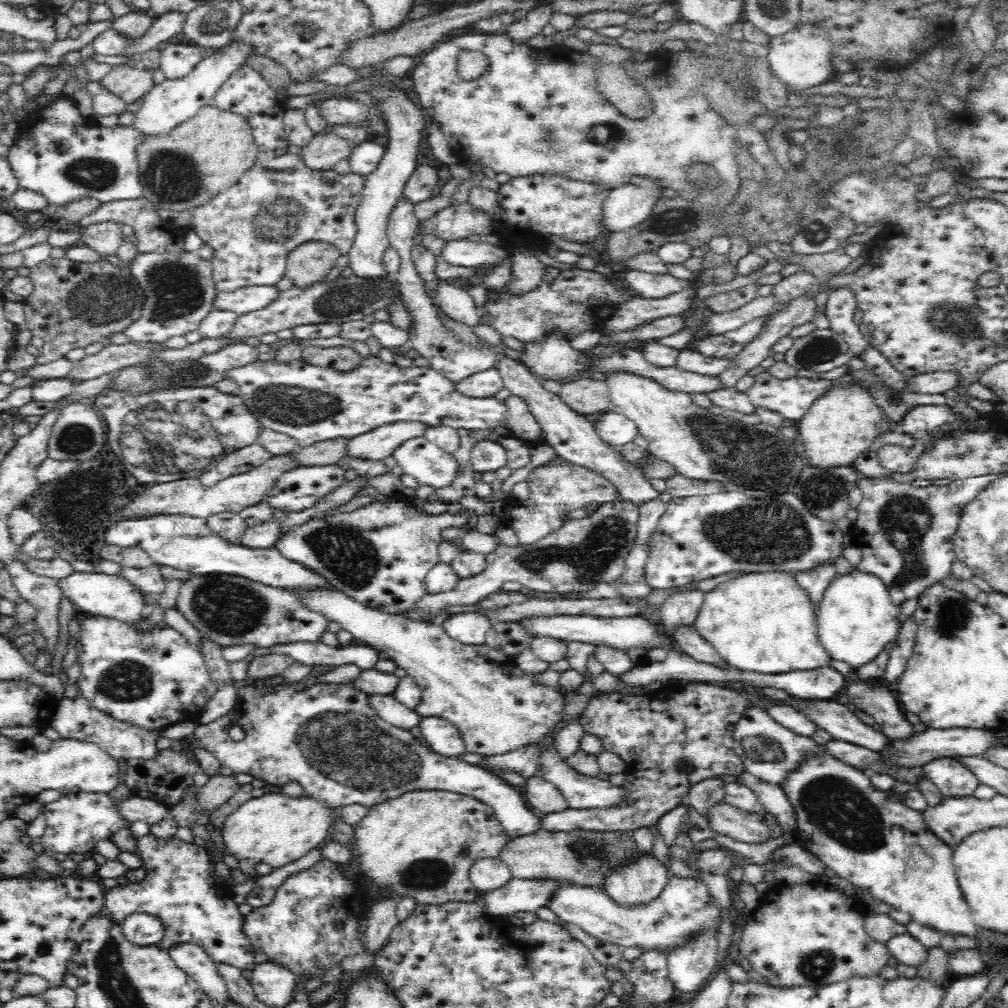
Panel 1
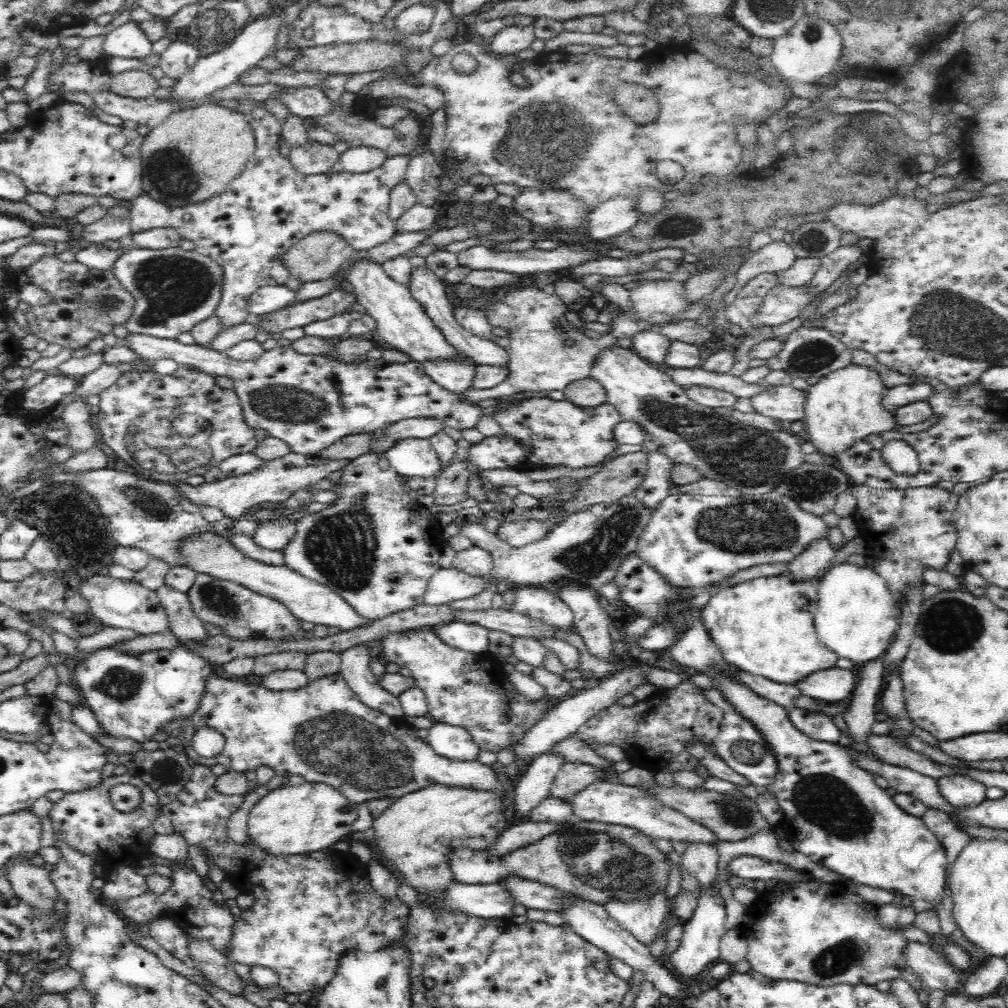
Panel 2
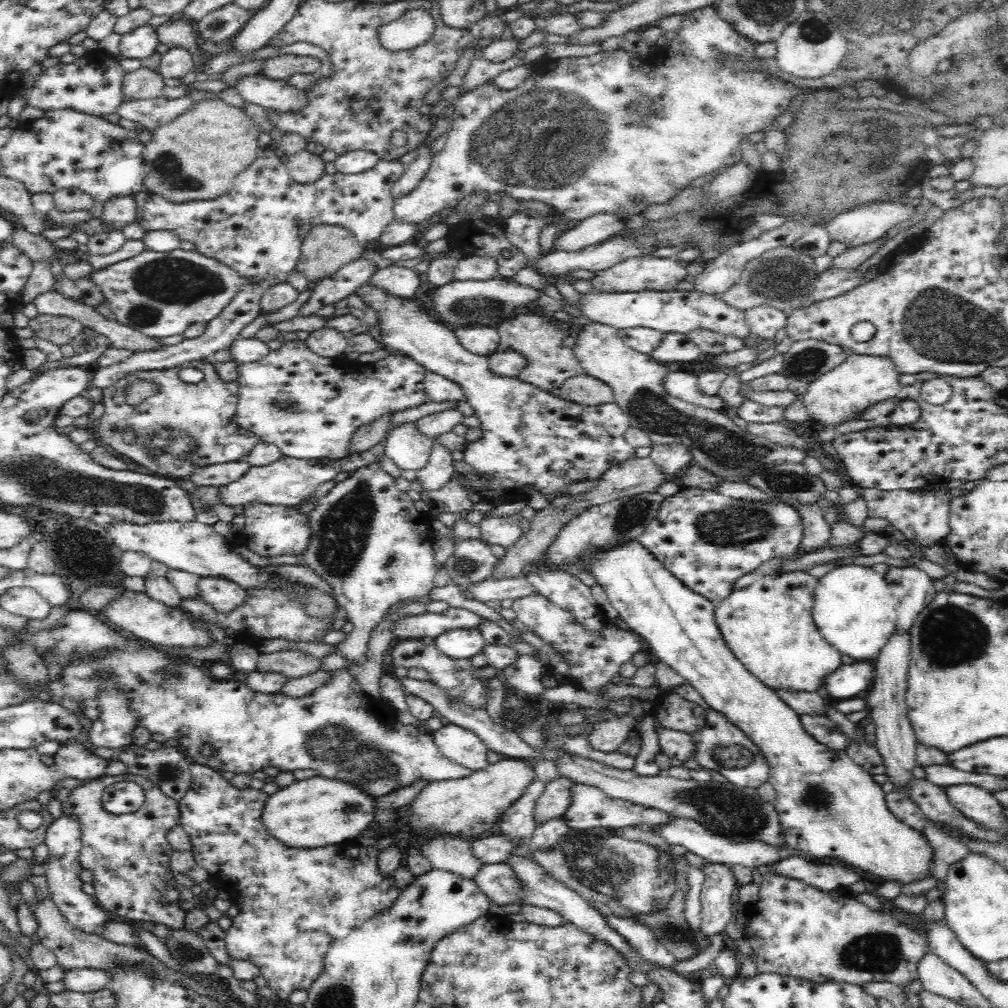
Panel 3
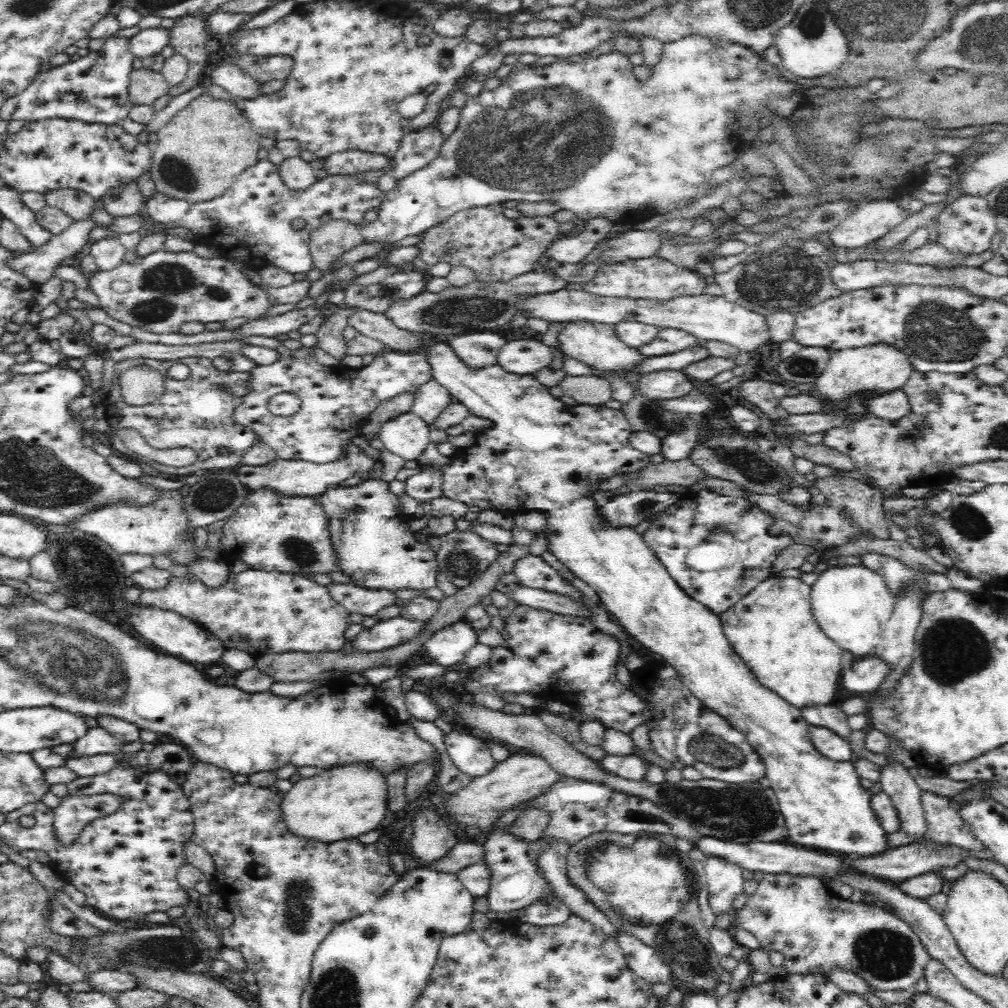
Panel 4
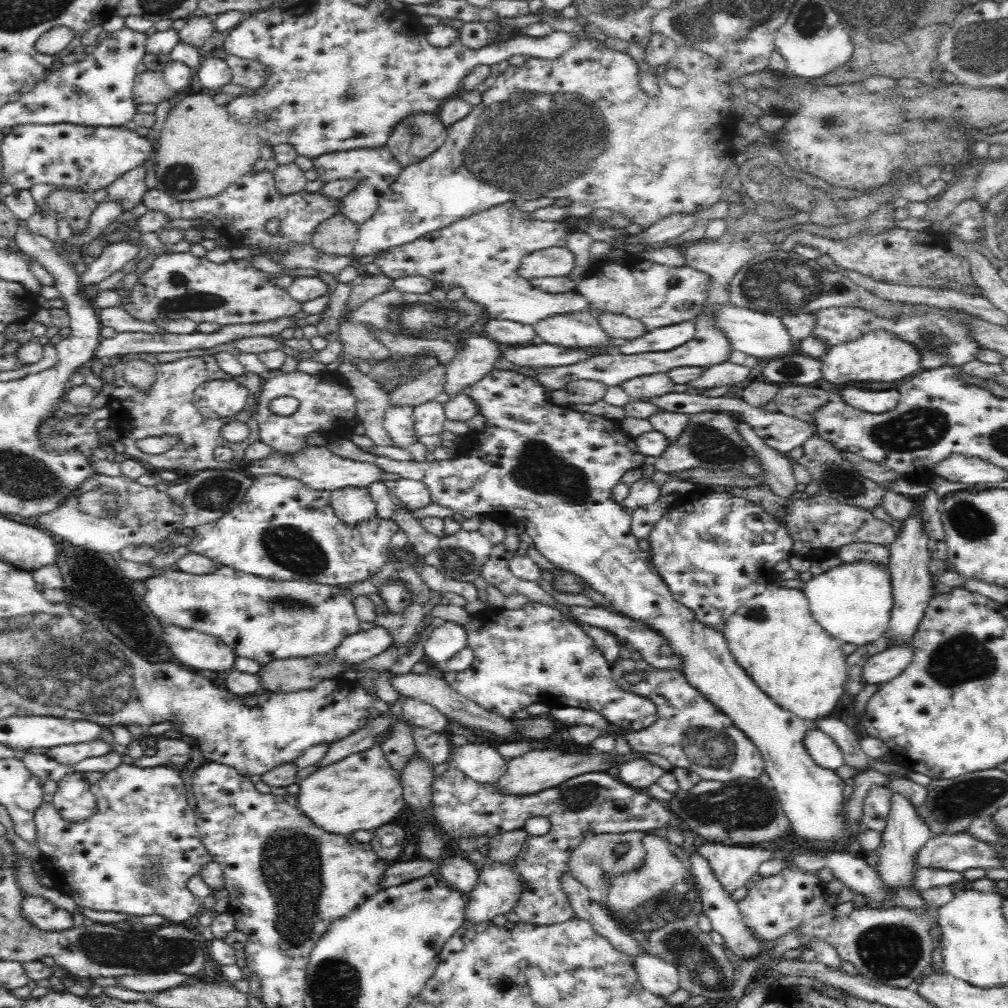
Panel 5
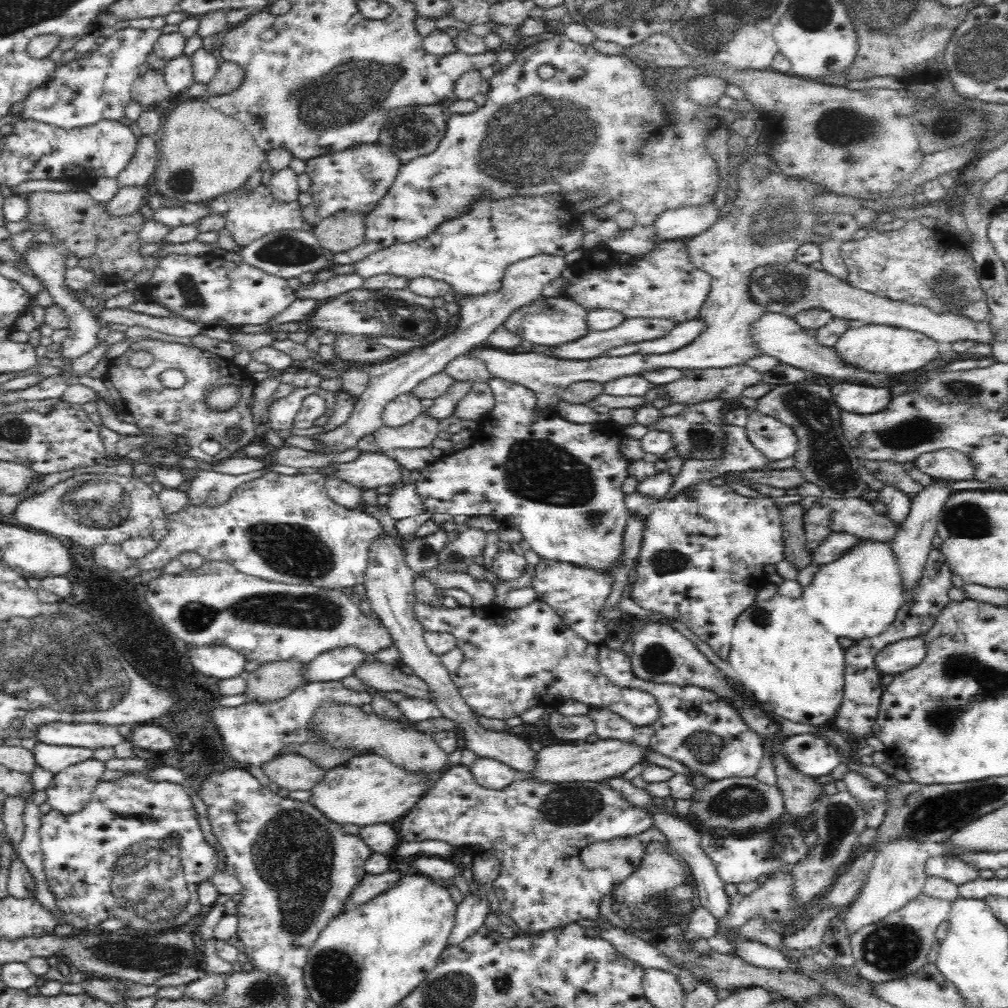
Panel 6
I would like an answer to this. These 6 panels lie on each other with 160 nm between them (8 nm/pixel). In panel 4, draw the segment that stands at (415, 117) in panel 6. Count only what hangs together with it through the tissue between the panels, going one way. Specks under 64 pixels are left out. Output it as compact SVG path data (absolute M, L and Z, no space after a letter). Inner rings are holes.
M436 122L406 134L400 140L398 151L392 158L394 166L392 176L402 181L433 162L438 157L445 140Z

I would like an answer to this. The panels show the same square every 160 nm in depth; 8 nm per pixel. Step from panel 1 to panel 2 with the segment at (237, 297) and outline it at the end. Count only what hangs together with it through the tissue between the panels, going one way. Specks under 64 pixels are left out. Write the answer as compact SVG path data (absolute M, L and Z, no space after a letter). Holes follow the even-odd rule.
M286 285L261 286L248 299L250 315L260 317L284 309L292 303L294 296L295 292Z

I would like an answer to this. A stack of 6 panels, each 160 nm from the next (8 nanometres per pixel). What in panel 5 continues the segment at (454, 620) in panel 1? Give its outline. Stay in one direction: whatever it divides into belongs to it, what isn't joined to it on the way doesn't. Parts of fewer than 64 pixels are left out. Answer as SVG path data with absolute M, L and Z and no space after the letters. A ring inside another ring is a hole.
M444 622L429 633L424 643L425 656L438 666L454 657L456 652L466 647L467 635L464 626Z

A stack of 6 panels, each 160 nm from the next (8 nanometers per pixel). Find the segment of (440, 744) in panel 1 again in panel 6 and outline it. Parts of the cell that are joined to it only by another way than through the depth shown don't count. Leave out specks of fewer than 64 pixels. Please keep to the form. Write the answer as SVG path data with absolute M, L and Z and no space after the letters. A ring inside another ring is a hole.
M479 757L469 767L477 783L488 790L502 790L520 777L512 767L492 758Z

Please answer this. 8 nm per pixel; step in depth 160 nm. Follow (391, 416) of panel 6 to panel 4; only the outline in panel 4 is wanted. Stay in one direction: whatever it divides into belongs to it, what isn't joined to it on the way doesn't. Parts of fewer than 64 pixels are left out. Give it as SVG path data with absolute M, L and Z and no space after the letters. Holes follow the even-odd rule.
M409 411L384 422L377 437L392 454L404 460L416 460L430 442L429 430L422 418Z

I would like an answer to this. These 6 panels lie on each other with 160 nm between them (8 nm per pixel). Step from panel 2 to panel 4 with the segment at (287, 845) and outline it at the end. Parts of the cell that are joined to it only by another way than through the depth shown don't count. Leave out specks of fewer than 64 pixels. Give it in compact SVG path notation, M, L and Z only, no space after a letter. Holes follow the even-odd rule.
M352 762L321 769L308 778L302 777L289 792L283 794L283 819L292 834L314 838L315 841L336 842L356 838L378 828L384 820L387 788L386 774L371 766Z

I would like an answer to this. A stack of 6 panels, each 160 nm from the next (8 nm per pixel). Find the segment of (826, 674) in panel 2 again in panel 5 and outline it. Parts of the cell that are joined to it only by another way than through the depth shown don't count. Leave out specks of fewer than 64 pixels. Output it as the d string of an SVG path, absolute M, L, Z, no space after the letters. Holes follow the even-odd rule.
M911 643L901 646L890 646L887 650L870 657L862 670L864 683L882 684L899 676L914 658L914 648Z

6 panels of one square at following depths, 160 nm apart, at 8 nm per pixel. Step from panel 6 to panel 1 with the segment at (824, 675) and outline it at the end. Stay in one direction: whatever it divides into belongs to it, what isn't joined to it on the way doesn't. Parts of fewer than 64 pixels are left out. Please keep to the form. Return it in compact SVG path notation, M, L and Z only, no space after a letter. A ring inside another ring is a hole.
M753 572L740 575L714 587L705 594L696 618L695 630L731 668L758 674L788 674L830 667L828 656L817 636L817 606L790 573Z

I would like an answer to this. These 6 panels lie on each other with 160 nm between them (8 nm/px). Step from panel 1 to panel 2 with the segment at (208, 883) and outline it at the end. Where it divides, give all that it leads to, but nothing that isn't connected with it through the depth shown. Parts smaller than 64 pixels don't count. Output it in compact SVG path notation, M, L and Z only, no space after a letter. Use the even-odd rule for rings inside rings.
M174 869L172 876L172 886L166 894L155 896L148 891L138 898L118 903L118 908L124 912L124 916L132 918L139 925L146 925L154 918L164 918L174 921L174 924L184 931L190 938L208 941L218 952L224 952L226 946L230 944L232 938L234 918L230 913L226 903L214 905L212 903L213 893L206 889L202 878L196 871L184 871L184 869Z

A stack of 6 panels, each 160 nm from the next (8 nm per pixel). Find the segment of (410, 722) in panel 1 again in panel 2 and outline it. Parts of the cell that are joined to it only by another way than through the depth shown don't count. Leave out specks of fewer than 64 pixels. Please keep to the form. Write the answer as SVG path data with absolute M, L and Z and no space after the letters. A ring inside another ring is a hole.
M374 644L352 646L340 654L341 662L338 672L366 706L393 718L403 719L403 706L399 697L381 688L380 683L373 676L371 661L376 654L378 651Z

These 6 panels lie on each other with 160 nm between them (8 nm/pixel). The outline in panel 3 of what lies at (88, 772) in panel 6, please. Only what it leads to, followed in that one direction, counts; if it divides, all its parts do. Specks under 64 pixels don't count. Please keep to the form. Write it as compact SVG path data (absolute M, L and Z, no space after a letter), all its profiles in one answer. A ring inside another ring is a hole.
M122 781L108 785L100 798L102 809L110 814L124 814L138 810L144 802L144 791L139 784ZM62 813L58 818L52 819L50 826L45 830L45 844L49 850L45 875L52 893L52 902L70 924L83 933L96 935L96 932L108 922L108 918L105 910L95 902L94 898L82 892L82 881L78 879L82 870L78 863L81 849L81 824L75 814Z

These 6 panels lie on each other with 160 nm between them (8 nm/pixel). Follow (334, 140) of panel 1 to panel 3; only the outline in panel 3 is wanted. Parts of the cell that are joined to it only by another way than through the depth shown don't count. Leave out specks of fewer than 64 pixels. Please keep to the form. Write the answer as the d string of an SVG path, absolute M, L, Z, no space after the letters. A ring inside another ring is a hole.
M306 150L288 156L285 166L290 179L302 186L320 180L325 174L325 163L321 156Z

